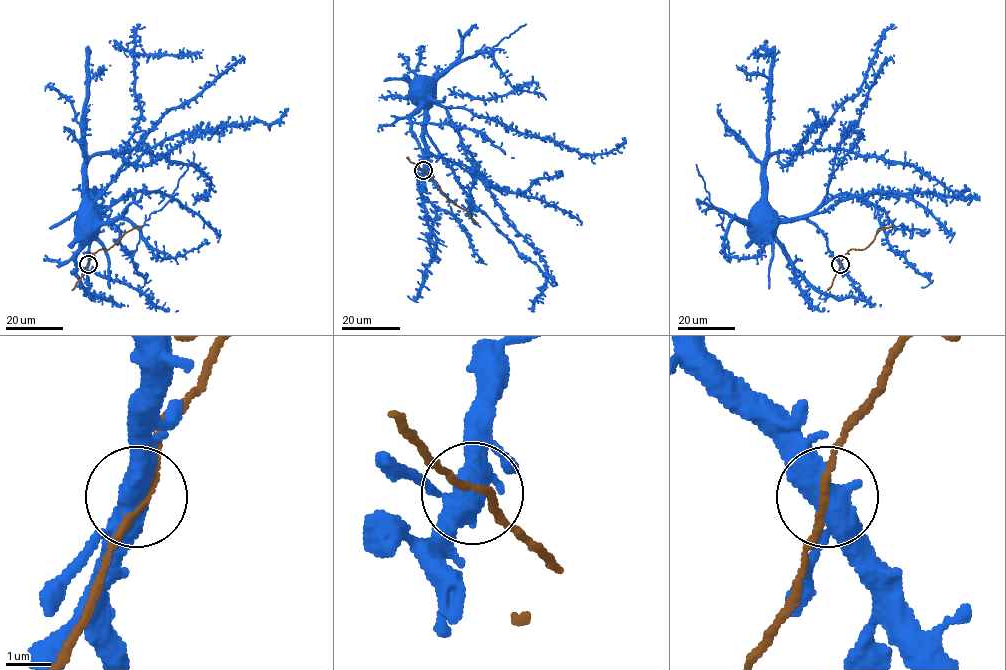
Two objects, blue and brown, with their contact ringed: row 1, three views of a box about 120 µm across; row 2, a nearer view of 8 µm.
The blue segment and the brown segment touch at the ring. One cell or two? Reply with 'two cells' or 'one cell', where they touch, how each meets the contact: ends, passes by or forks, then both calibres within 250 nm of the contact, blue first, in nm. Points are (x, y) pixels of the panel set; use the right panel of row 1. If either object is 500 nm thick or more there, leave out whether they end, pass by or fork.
two cells; at (840, 264); blue forks there; brown passes by; 440 nm thick on the blue side, 140 nm on the other

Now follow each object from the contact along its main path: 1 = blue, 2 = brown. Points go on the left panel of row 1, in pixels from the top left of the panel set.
1: (88, 264), (92, 228), (89, 220), (83, 216)
2: (88, 265), (98, 250), (109, 249), (128, 231), (142, 226)

